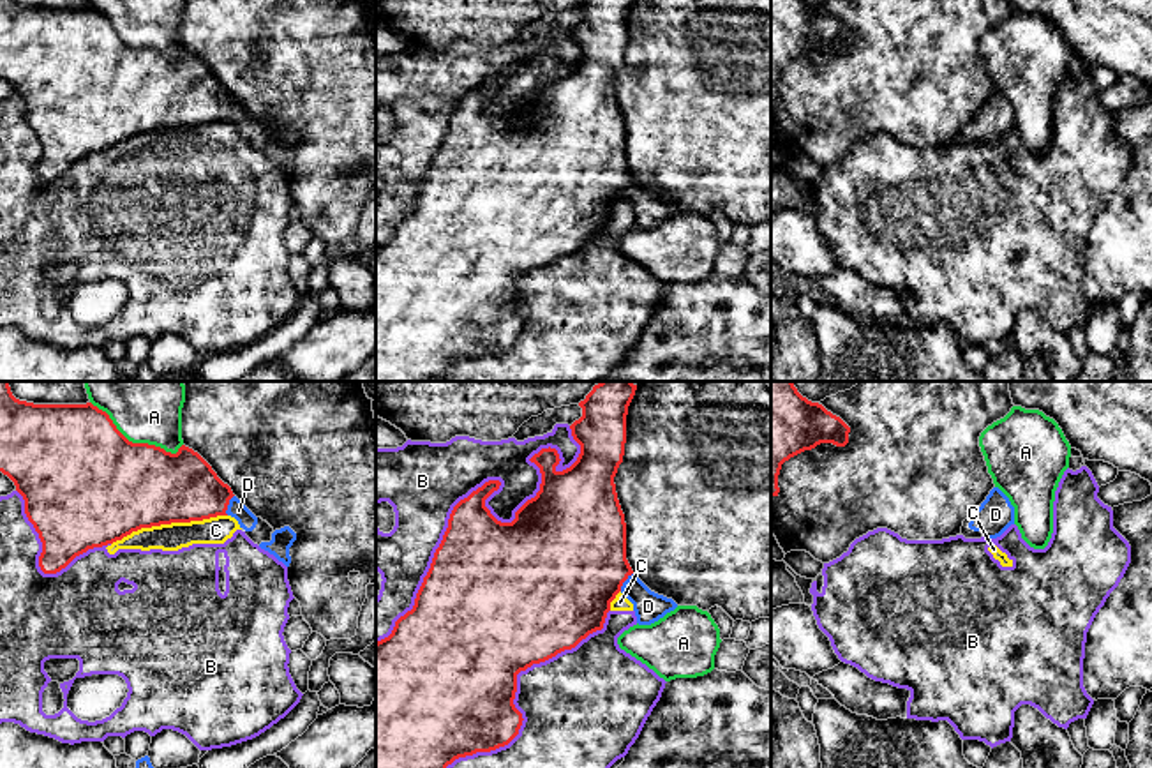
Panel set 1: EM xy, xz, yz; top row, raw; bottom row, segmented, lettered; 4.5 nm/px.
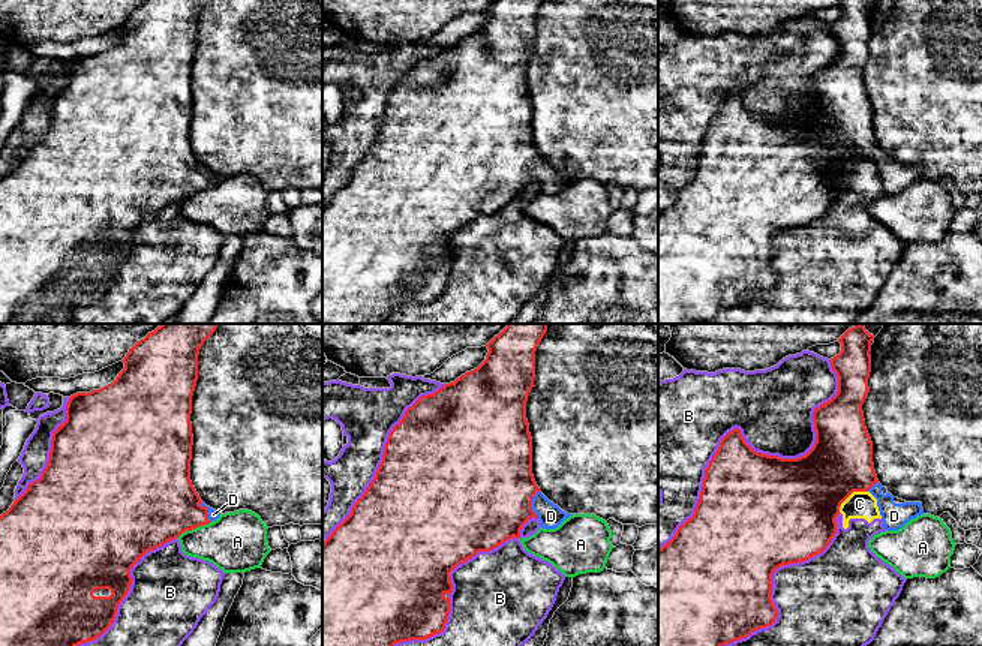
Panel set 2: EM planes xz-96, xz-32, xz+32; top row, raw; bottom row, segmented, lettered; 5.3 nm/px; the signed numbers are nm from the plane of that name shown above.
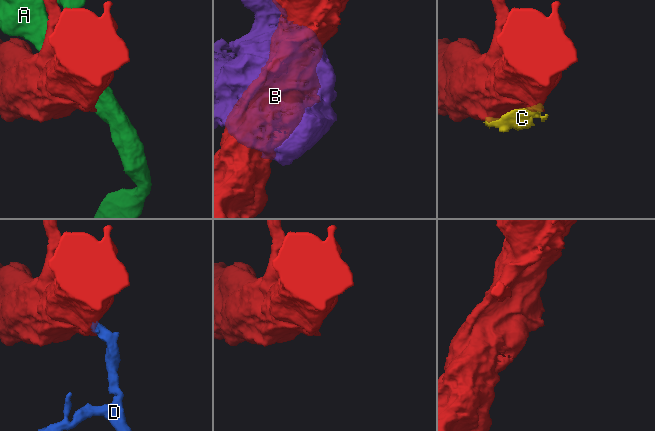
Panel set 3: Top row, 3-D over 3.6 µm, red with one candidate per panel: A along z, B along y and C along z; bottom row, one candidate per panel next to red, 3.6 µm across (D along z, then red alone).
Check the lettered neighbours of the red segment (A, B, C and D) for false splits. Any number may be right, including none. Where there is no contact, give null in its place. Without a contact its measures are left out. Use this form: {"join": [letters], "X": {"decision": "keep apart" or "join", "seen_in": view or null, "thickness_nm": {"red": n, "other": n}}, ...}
{"join": ["D"], "A": {"decision": "keep apart", "seen_in": "xy", "thickness_nm": {"red": 500, "other": 380}}, "B": {"decision": "keep apart", "seen_in": "xz", "thickness_nm": {"red": 300, "other": 280}}, "C": {"decision": "keep apart", "seen_in": "xy", "thickness_nm": {"red": 400, "other": 130}}, "D": {"decision": "join", "seen_in": "xy", "thickness_nm": {"red": 320, "other": 80}}}

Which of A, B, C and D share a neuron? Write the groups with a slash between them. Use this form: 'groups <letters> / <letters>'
groups A / B C / D

